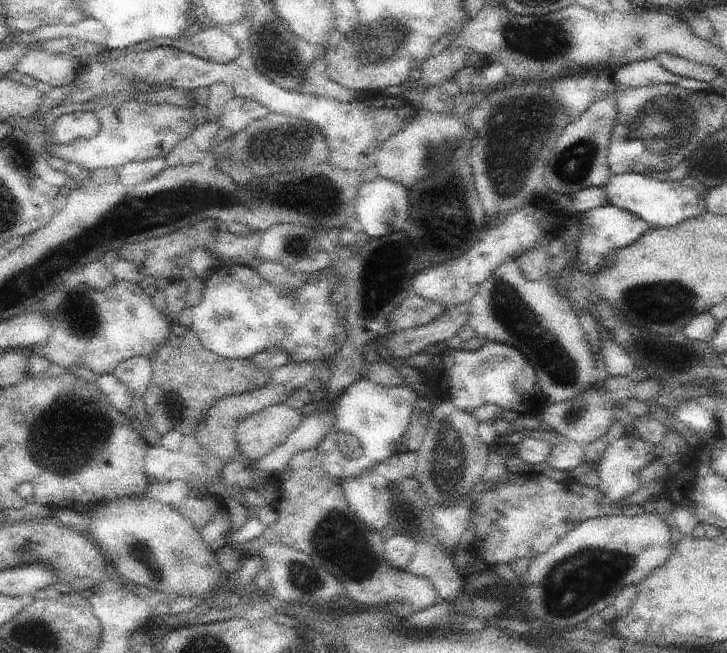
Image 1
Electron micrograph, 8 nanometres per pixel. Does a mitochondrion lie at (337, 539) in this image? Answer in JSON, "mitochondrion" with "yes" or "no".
{"mitochondrion":"yes"}

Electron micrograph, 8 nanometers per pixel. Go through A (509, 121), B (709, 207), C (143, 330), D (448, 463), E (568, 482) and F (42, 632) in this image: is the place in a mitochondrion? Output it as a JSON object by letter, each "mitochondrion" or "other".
{"A":"mitochondrion","B":"other","C":"other","D":"mitochondrion","E":"other","F":"mitochondrion"}

